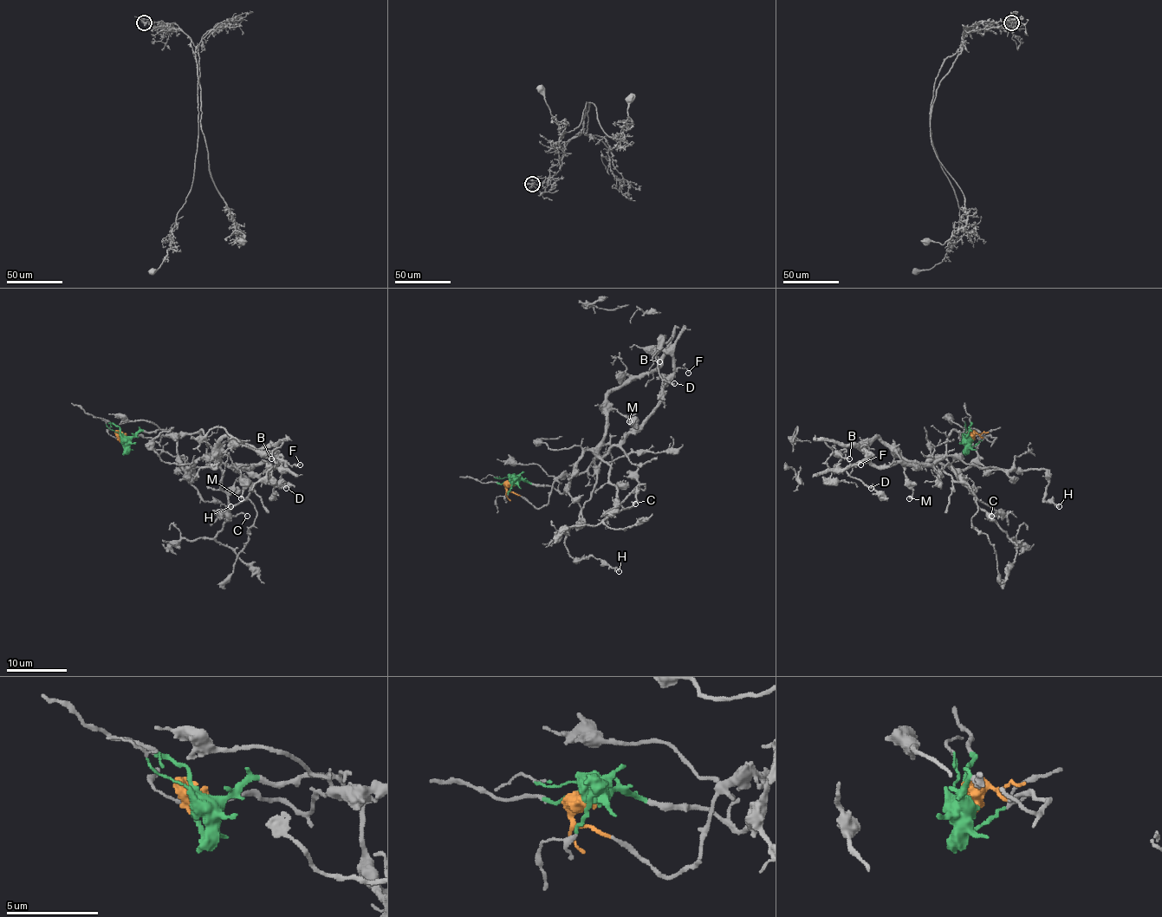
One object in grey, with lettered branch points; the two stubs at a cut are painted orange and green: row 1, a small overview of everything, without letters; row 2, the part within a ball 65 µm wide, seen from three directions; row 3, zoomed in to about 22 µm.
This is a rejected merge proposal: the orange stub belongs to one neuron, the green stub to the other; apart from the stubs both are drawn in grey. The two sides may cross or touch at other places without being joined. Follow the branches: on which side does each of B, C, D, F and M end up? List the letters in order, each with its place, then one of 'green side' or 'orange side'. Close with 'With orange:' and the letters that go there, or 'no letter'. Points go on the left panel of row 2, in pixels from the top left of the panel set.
B: place (271, 458); green side
C: place (247, 516); green side
D: place (286, 488); orange side
F: place (300, 465); orange side
M: place (241, 498); green side
With orange: D, F

